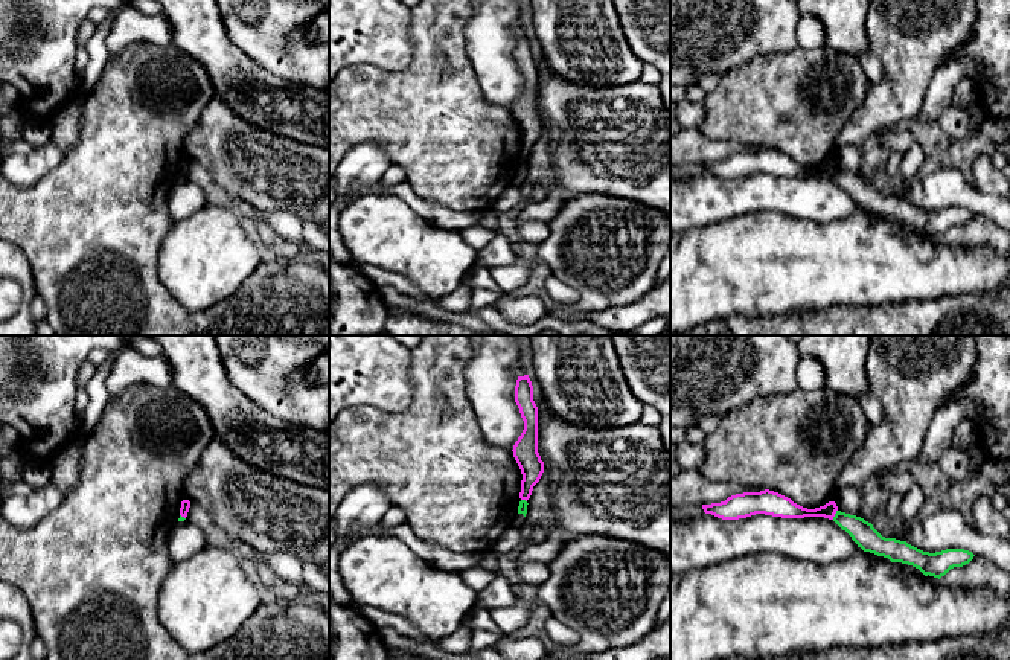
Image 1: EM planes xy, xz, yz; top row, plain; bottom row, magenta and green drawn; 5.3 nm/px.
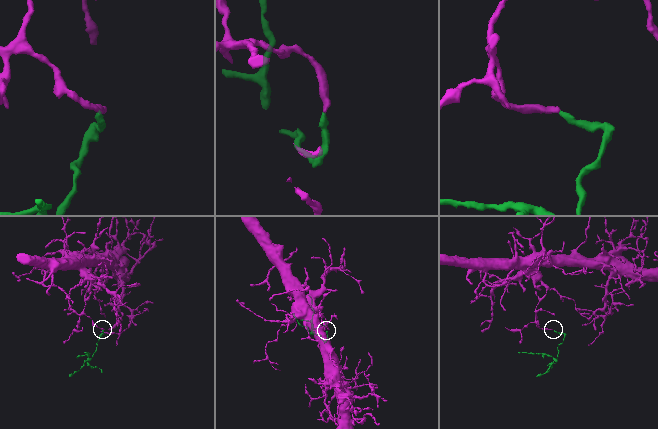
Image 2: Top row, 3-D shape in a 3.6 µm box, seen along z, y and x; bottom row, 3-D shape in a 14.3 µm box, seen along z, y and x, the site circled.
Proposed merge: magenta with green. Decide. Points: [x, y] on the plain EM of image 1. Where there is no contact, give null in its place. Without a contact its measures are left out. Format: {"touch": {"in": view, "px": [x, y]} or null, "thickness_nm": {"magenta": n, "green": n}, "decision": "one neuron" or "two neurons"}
{"touch": {"in": "yz", "px": [835, 171]}, "thickness_nm": {"magenta": 100, "green": 130}, "decision": "two neurons"}

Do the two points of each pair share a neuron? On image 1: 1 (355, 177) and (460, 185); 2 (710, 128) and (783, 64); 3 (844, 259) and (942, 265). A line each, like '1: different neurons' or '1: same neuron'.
1: different neurons
2: same neuron
3: same neuron

